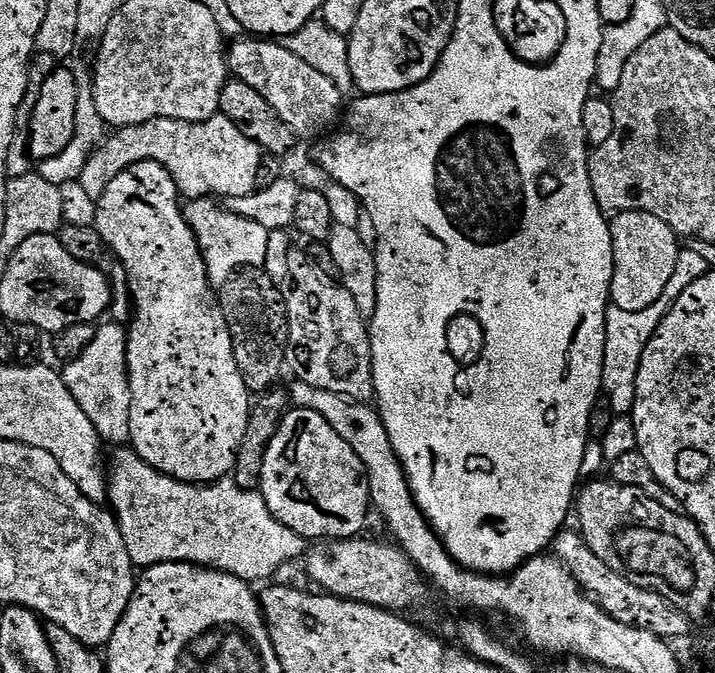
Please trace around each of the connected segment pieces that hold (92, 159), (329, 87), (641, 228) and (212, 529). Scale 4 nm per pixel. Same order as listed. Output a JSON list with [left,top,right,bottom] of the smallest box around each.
[[78,114,262,201],[226,38,346,142],[611,212,682,313],[106,446,305,582]]

